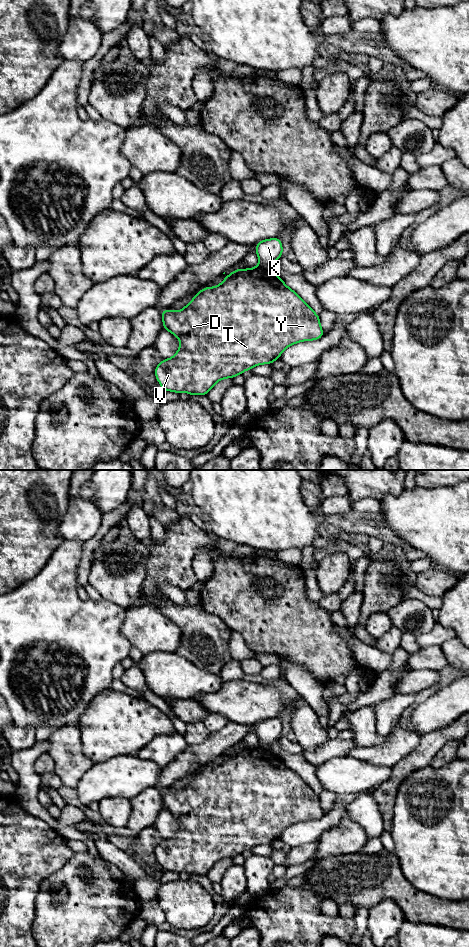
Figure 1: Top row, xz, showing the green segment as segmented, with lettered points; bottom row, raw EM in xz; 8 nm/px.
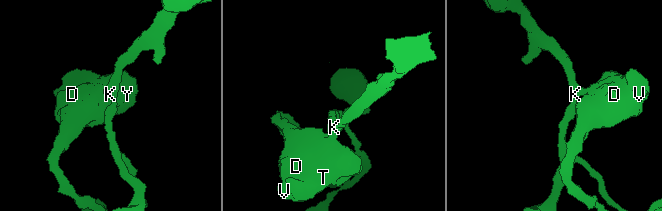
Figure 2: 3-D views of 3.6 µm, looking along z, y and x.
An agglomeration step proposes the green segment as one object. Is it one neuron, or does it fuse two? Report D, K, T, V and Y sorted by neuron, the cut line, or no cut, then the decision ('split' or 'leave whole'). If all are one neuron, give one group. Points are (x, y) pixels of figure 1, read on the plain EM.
groups D T V Y / K; cut xz (258, 745), (269, 750); split

